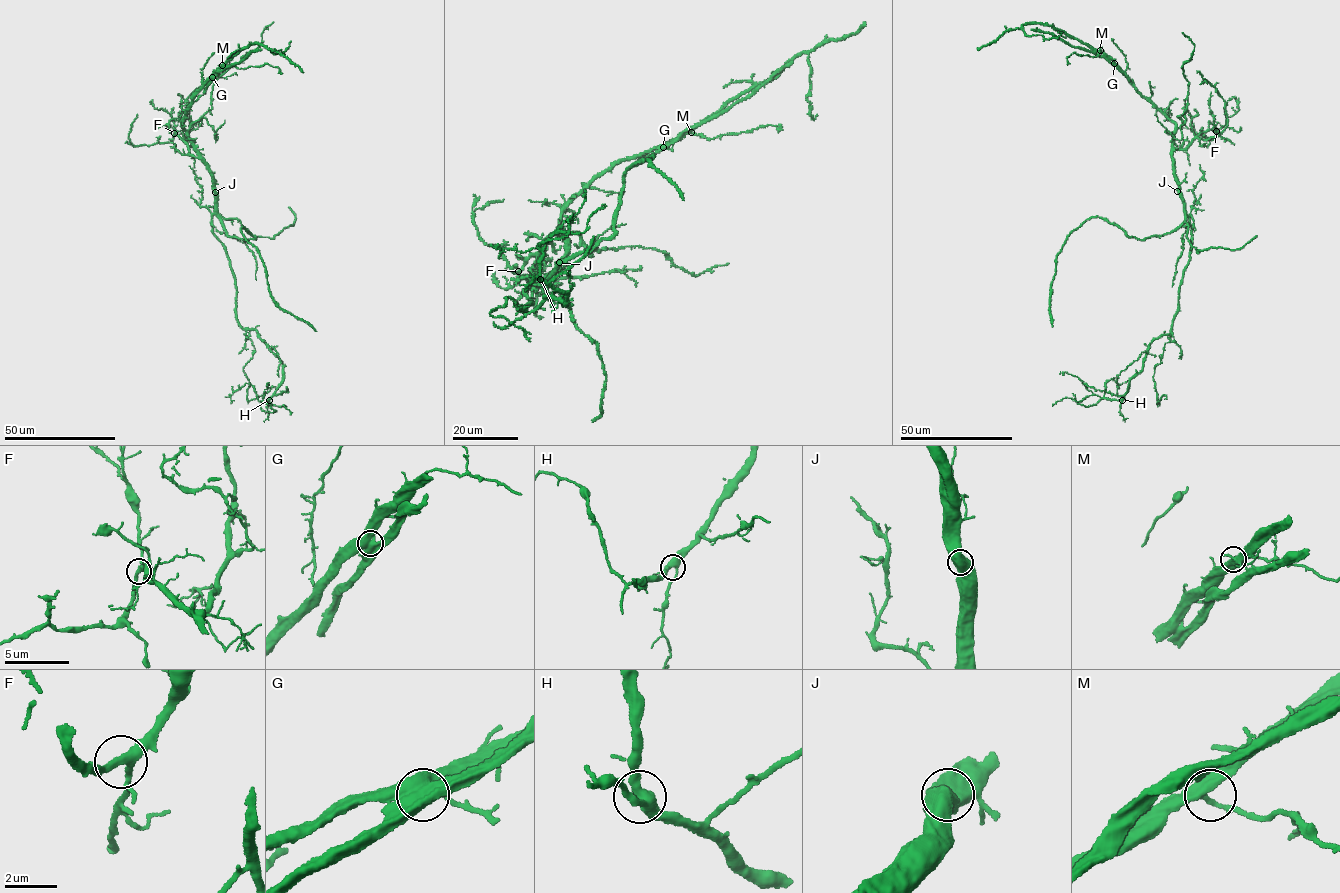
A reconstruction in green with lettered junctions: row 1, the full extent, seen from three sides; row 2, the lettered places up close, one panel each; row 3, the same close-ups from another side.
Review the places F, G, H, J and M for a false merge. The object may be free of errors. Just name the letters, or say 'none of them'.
G

